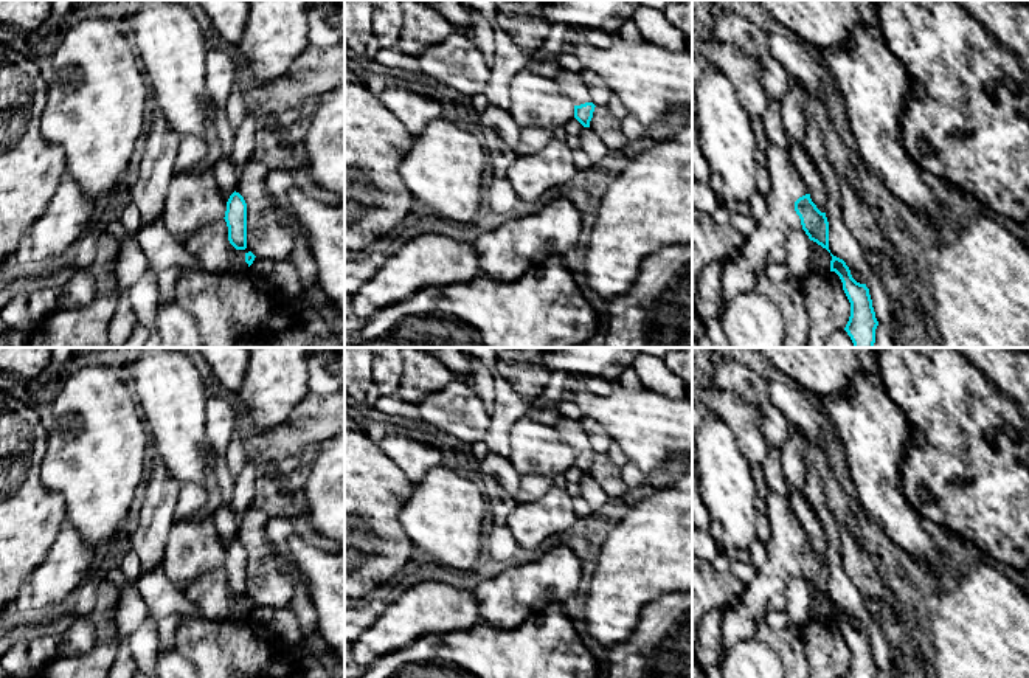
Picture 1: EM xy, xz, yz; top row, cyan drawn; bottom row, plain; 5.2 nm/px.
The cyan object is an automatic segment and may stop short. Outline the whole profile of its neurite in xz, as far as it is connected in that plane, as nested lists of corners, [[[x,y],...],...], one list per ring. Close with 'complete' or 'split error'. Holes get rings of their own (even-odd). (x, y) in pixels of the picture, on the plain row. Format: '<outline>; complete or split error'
[[[562,417],[556,425],[556,431],[562,441],[574,451],[574,465],[584,473],[590,475],[594,451],[591,450],[590,439],[579,420]]]; split error

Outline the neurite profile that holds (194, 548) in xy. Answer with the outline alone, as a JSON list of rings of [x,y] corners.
[[[189,515],[171,526],[163,571],[174,586],[225,565],[225,559],[227,548],[216,532],[213,515]]]

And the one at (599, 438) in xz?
[[[582,417],[579,422],[590,439],[591,450],[594,453],[607,453],[613,444],[608,431],[591,417]]]

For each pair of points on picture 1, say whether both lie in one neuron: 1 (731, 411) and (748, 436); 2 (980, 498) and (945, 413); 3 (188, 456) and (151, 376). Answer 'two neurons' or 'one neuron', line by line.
1: one neuron
2: one neuron
3: one neuron

